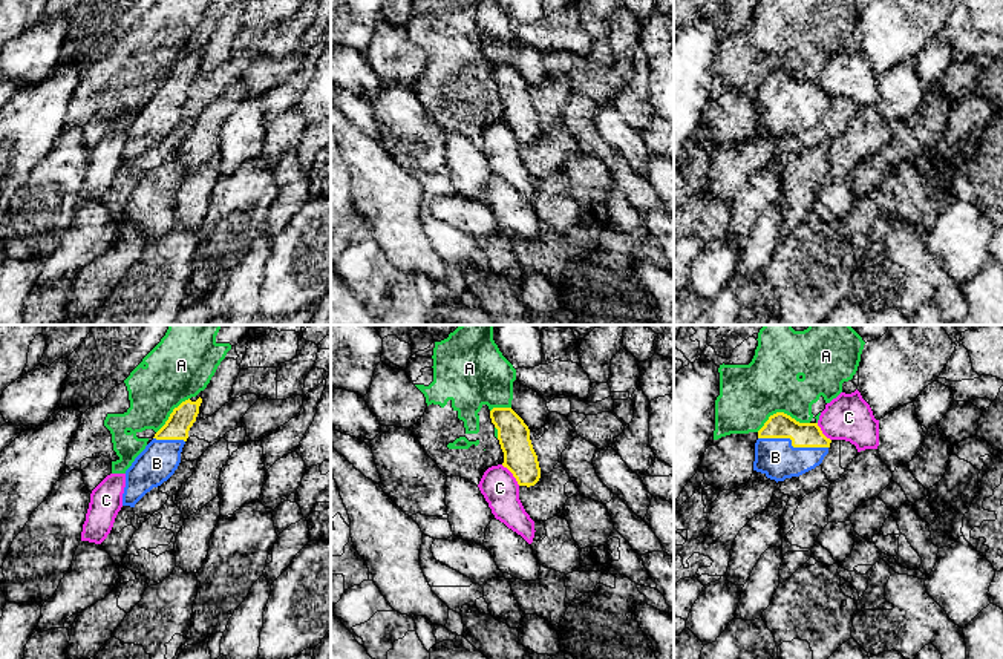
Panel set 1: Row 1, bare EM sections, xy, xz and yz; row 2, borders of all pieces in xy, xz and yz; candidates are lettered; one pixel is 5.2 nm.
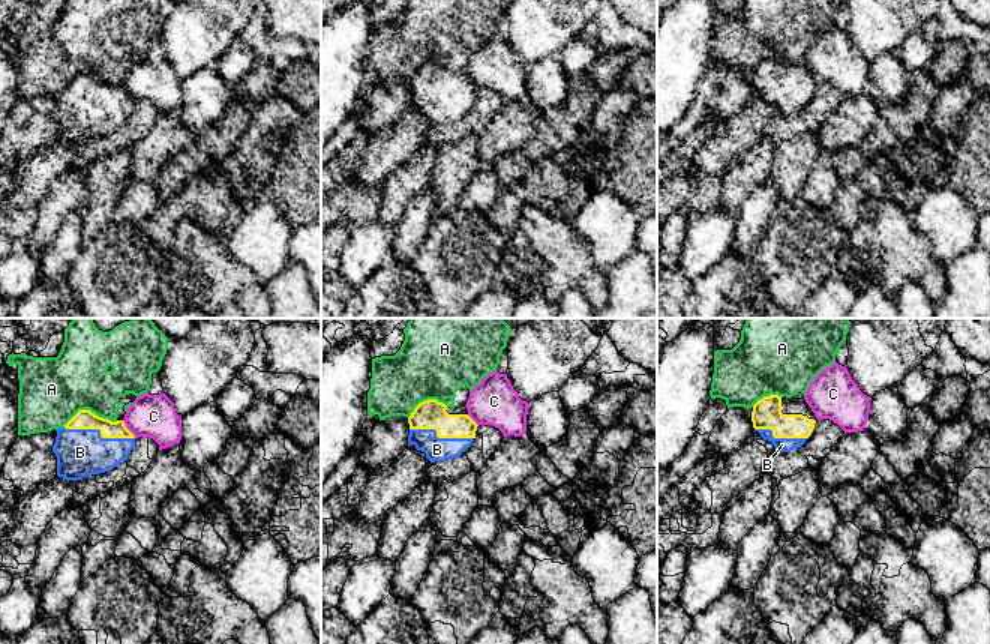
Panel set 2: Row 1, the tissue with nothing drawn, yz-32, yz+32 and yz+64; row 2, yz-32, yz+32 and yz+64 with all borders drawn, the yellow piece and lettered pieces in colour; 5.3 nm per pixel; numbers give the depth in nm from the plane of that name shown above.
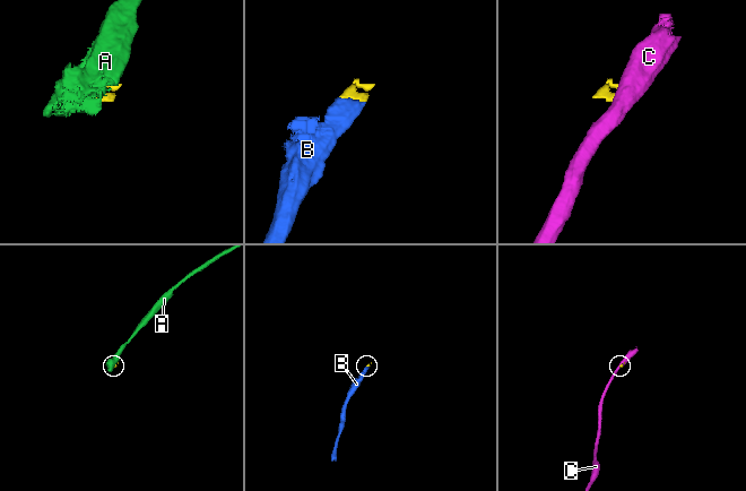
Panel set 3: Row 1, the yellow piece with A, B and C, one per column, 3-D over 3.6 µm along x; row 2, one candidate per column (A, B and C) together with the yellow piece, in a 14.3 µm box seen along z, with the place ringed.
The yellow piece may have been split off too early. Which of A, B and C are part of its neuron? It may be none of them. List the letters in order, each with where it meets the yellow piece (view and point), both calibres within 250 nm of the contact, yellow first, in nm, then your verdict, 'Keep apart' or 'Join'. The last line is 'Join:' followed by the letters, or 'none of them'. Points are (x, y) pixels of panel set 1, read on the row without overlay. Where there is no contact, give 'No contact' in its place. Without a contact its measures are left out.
A: Touches yellow at yz (781, 69). Thickness 140 nm (yellow) against 320 nm. Keep apart
B: Touches yellow at yz (792, 101). Thickness 140 nm (yellow) against 200 nm. Join
C: Touches yellow at xz (512, 129). Thickness 170 nm (yellow) against 190 nm. Keep apart
Join: B

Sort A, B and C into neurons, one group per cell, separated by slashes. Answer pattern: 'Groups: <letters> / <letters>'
Groups: A / B / C

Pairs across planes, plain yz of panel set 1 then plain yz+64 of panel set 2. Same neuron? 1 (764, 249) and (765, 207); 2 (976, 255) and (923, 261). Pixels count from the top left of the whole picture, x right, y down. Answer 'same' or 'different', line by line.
1: same
2: different

